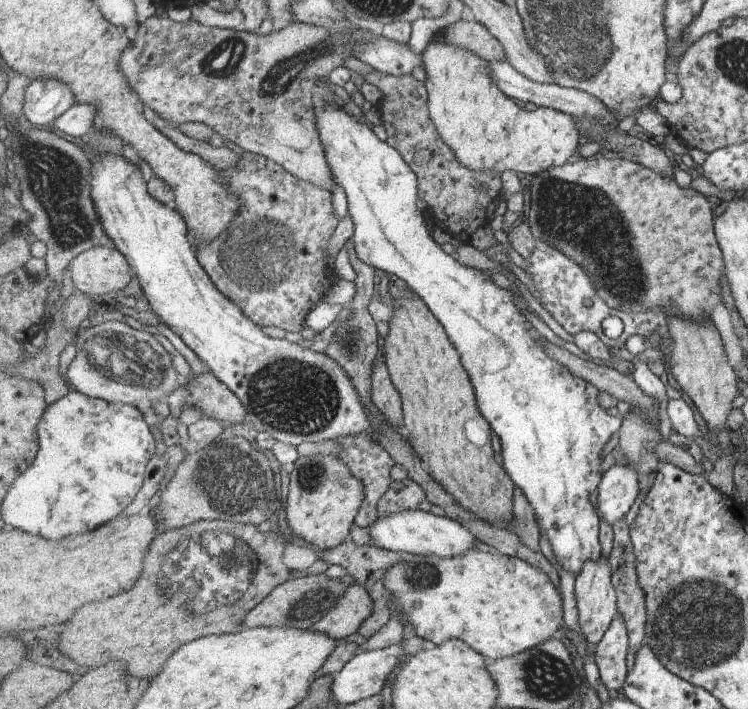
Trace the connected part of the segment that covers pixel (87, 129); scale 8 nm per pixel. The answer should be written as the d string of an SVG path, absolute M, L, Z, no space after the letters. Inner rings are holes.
M75 104L54 122L52 128L60 135L79 141L89 137L95 126L95 116L95 106Z

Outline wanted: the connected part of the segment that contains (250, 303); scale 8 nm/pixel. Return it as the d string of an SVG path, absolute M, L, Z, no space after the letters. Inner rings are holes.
M247 151L240 156L235 167L226 172L225 182L241 200L241 208L237 218L221 236L205 246L196 244L199 262L215 286L234 300L259 327L304 334L310 312L317 304L323 303L323 296L327 296L327 290L335 284L336 275L327 266L329 238L339 226L339 218L331 206L331 192L311 180L291 174L271 159L257 154L251 156Z

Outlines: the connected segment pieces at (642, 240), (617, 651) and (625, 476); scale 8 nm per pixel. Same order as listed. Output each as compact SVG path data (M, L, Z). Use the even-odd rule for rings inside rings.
M594 154L591 157L576 157L569 160L563 166L551 167L539 176L535 176L533 188L531 188L531 208L529 220L527 221L534 241L547 242L549 246L557 248L559 252L569 256L571 260L576 260L579 266L587 271L593 280L594 287L597 288L599 296L609 304L611 308L625 312L663 312L669 316L681 316L688 321L713 322L711 313L717 304L723 302L723 288L721 279L725 274L725 261L723 260L723 250L719 244L718 236L714 225L715 201L701 194L691 186L683 188L673 178L663 176L662 173L655 172L643 164L625 160L625 158L609 159L604 158L603 154Z
M617 616L595 651L595 662L601 682L607 689L621 690L625 686L628 676L627 650L629 648L629 630L623 618Z
M627 461L624 465L613 465L603 474L598 488L596 508L607 524L615 526L627 516L641 492L639 470Z

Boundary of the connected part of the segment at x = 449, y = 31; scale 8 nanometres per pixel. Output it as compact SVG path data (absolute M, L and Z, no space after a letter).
M477 20L457 21L434 35L442 35L447 44L469 48L490 63L508 62L503 44L489 32L487 26Z

